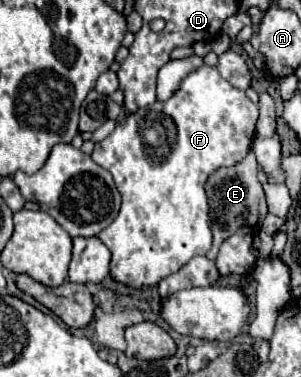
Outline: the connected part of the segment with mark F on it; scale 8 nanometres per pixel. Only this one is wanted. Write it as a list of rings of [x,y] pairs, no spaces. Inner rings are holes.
[[[203,65],[201,69],[189,73],[189,77],[185,77],[185,81],[181,83],[181,89],[173,93],[169,101],[161,103],[161,109],[165,109],[165,115],[169,115],[177,127],[177,143],[171,149],[171,153],[165,157],[165,165],[163,163],[155,165],[147,161],[145,147],[137,131],[135,115],[129,115],[125,121],[117,123],[111,135],[95,143],[91,155],[91,159],[97,165],[101,165],[113,175],[115,185],[123,197],[123,205],[117,219],[113,221],[113,225],[109,225],[109,229],[103,229],[99,233],[99,239],[111,251],[109,275],[113,281],[129,285],[133,289],[155,287],[161,279],[177,273],[195,255],[205,255],[211,249],[205,181],[215,169],[223,165],[233,165],[245,157],[245,153],[251,147],[255,135],[255,123],[257,123],[257,105],[249,101],[245,91],[233,87],[217,73],[215,67],[209,65]]]

